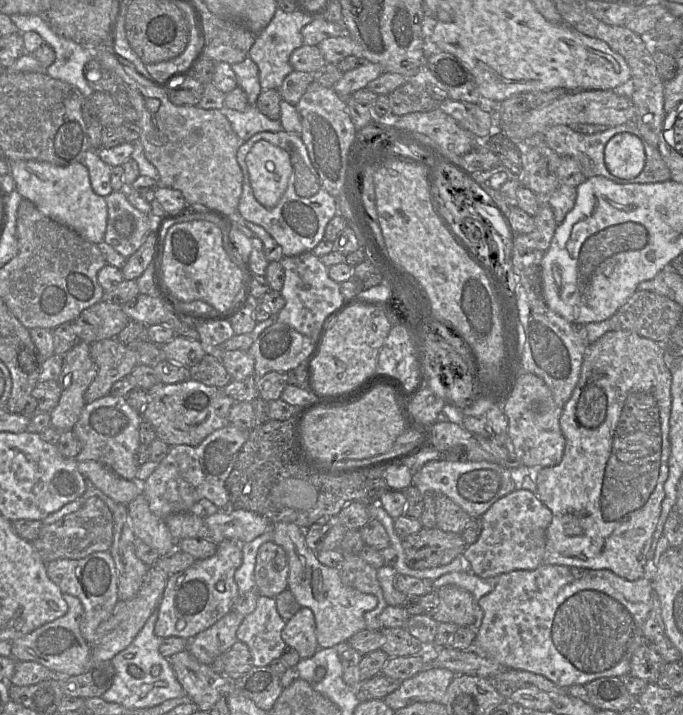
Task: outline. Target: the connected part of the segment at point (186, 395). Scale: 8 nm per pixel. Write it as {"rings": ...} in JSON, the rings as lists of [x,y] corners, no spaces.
{"rings":[[[191,378],[173,384],[159,382],[148,390],[149,400],[142,418],[155,428],[157,437],[169,446],[198,445],[209,434],[230,424],[229,413],[235,401],[221,388]]]}

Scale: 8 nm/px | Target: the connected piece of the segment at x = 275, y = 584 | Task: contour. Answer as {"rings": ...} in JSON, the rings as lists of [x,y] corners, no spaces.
{"rings":[[[274,541],[260,546],[256,556],[254,578],[259,597],[265,595],[275,598],[288,589],[288,555],[285,549]]]}

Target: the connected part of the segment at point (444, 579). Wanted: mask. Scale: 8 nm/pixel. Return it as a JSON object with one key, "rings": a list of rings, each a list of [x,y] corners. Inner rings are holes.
{"rings":[[[451,572],[433,581],[433,588],[437,591],[446,585],[454,585],[465,589],[473,596],[473,606],[476,614],[476,620],[473,625],[469,625],[476,635],[482,624],[484,613],[479,605],[479,600],[490,593],[499,582],[499,576],[482,579],[473,572]]]}

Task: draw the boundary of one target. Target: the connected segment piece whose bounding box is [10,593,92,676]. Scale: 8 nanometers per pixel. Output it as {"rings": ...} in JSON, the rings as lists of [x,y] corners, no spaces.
{"rings":[[[63,593],[63,598],[68,604],[67,613],[21,638],[10,641],[12,643],[11,656],[17,661],[36,662],[60,674],[76,676],[92,668],[92,647],[84,639],[80,631],[84,613],[82,603],[78,598],[70,594]]]}

